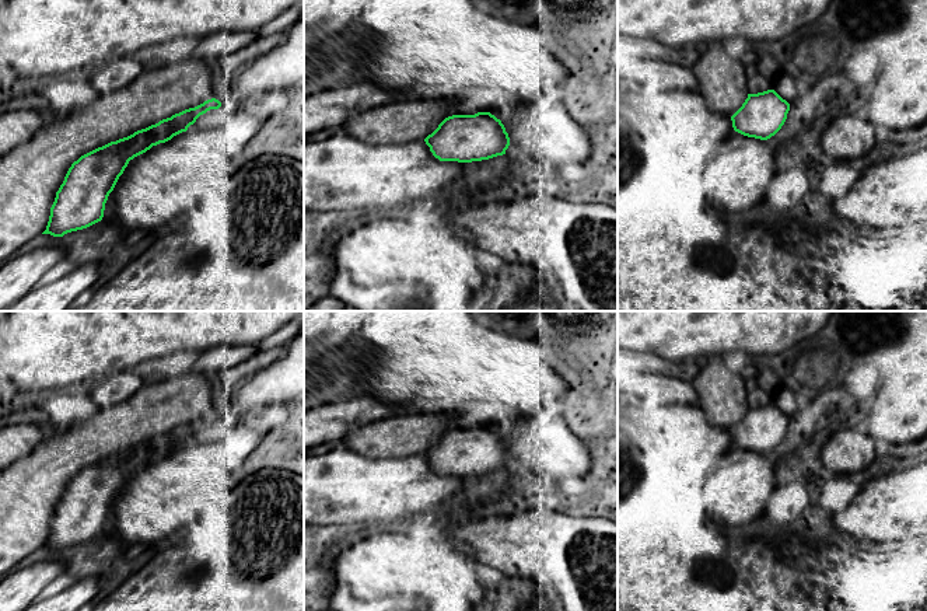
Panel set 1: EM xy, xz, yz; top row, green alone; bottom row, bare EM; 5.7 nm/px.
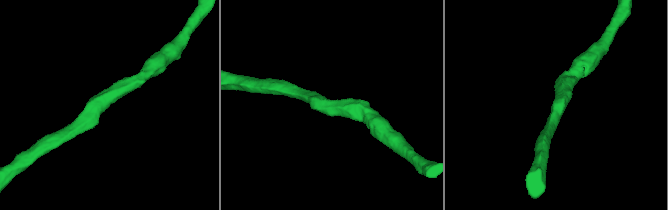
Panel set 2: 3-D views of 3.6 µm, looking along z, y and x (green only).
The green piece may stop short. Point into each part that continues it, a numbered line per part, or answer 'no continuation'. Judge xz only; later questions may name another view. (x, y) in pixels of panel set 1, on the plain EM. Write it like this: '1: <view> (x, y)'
no continuation

